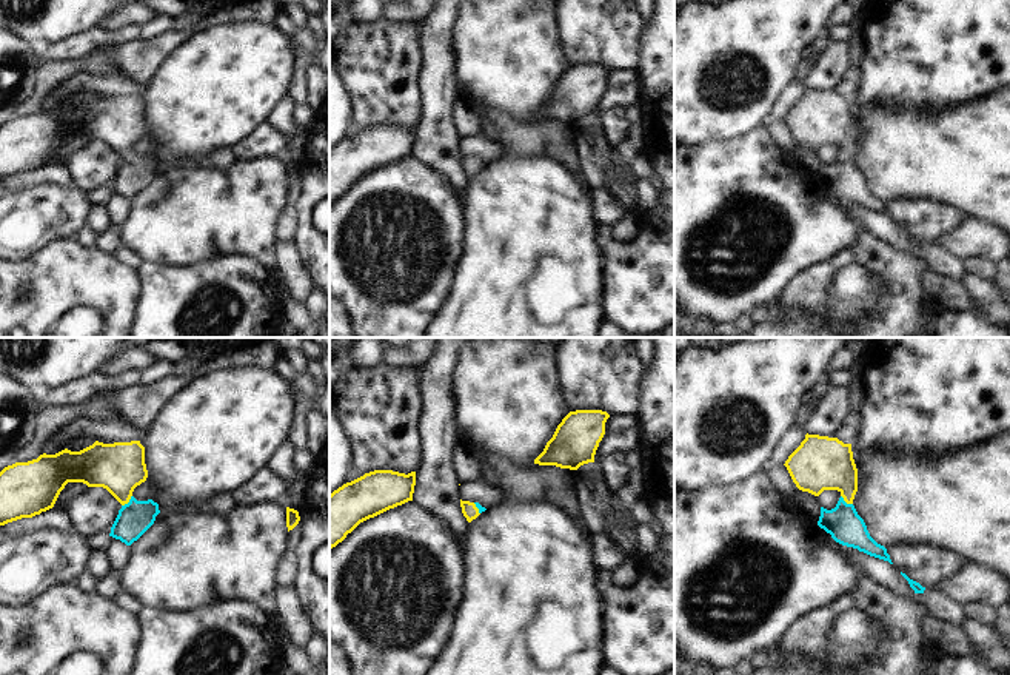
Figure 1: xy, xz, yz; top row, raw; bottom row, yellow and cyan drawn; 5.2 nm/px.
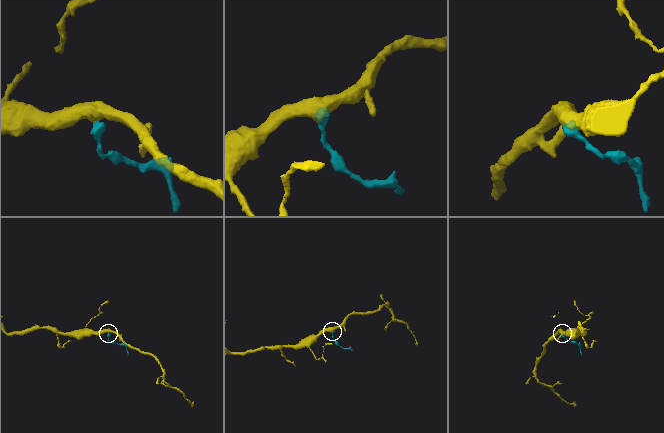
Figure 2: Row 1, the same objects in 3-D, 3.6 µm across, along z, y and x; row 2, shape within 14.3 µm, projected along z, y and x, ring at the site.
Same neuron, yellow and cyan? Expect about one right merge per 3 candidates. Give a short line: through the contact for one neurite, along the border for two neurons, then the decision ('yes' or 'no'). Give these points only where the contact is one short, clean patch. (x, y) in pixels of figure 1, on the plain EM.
xy (119, 122), (120, 142), (128, 156), (134, 173) | yes

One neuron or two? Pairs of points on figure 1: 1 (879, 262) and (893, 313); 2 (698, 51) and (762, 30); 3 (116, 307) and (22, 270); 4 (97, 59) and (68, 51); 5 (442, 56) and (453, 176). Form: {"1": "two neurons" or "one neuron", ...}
{"1": "one neuron", "2": "one neuron", "3": "one neuron", "4": "two neurons", "5": "one neuron"}

